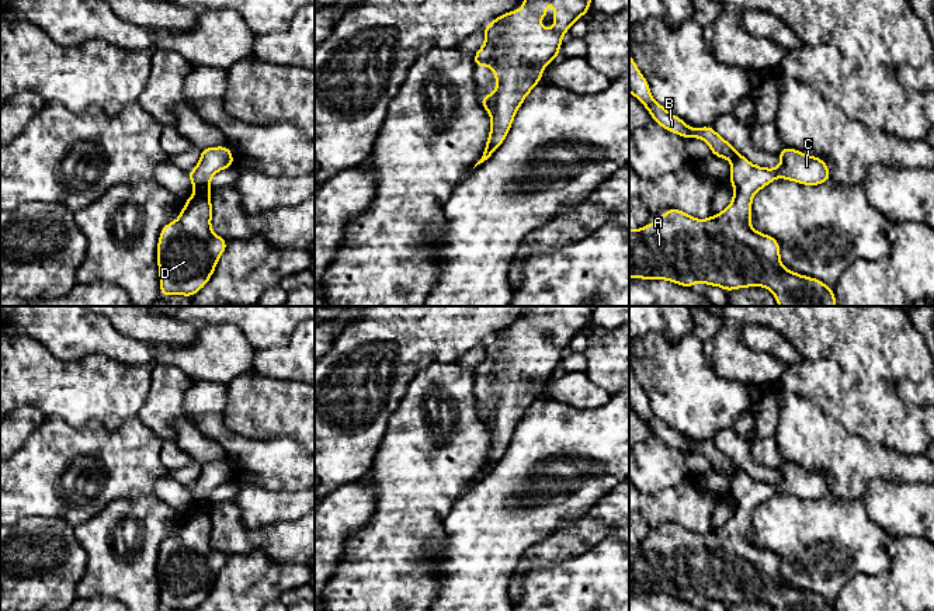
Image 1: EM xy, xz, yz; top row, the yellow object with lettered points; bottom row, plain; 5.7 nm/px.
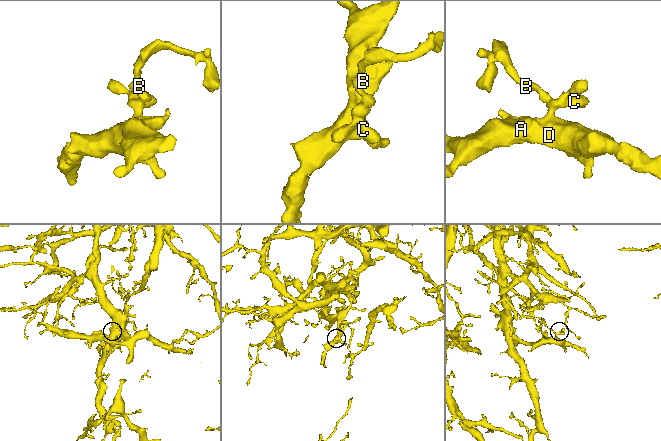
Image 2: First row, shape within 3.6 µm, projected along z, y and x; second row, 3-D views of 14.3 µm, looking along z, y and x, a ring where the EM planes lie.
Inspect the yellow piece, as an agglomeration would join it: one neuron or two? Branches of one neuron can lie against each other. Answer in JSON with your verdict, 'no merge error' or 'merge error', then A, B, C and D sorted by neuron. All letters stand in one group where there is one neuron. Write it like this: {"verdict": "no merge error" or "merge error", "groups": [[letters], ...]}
{"verdict": "no merge error", "groups": [["A", "B", "C", "D"]]}

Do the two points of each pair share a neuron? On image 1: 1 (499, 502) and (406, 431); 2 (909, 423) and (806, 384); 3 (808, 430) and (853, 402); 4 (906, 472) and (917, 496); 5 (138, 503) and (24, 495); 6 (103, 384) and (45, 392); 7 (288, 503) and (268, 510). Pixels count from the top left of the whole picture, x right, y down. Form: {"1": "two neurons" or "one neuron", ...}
{"1": "two neurons", "2": "one neuron", "3": "two neurons", "4": "two neurons", "5": "two neurons", "6": "one neuron", "7": "one neuron"}

